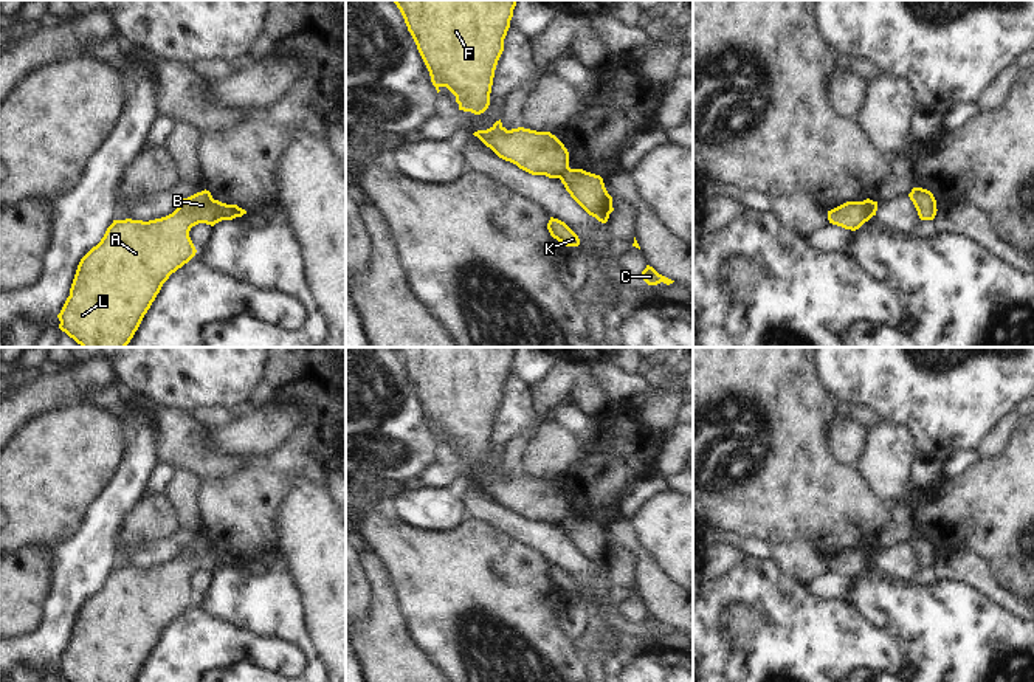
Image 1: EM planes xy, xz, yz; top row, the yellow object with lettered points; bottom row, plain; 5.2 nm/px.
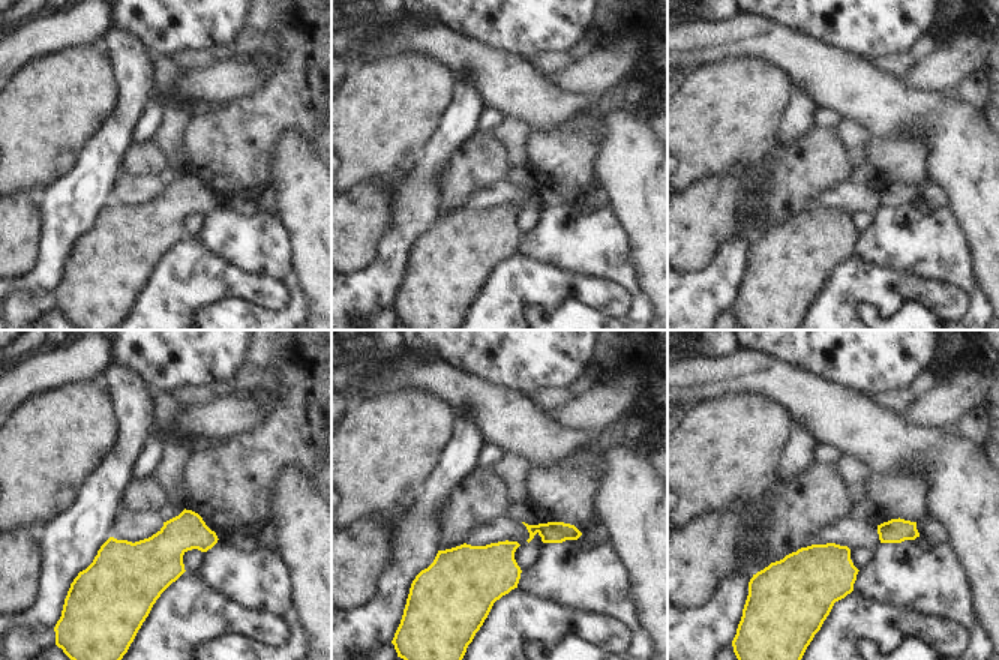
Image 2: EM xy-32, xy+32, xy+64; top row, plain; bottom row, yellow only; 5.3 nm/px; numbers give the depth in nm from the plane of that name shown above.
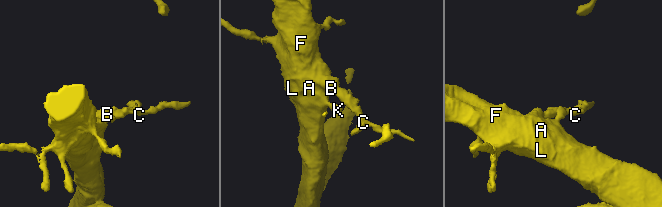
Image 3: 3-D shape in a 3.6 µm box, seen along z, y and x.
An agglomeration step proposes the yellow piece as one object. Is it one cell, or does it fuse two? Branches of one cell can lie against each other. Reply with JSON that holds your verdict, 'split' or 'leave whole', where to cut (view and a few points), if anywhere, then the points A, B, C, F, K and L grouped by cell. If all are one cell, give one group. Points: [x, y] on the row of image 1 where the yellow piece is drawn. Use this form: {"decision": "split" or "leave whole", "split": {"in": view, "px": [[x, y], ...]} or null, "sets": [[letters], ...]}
{"decision": "split", "split": {"in": "xy", "px": [[214, 200], [214, 210], [224, 219]]}, "sets": [["A", "B", "F", "K", "L"], ["C"]]}

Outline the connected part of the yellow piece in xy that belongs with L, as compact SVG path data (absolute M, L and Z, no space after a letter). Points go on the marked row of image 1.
M206 189L181 198L180 206L166 217L113 220L101 242L81 259L70 296L57 315L59 329L82 347L126 347L163 284L195 256L191 228L198 223L214 226L222 220Z

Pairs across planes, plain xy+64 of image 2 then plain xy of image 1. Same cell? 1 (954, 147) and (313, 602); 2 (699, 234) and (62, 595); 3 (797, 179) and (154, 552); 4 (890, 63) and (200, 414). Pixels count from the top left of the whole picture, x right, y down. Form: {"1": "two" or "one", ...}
{"1": "one", "2": "two", "3": "two", "4": "one"}

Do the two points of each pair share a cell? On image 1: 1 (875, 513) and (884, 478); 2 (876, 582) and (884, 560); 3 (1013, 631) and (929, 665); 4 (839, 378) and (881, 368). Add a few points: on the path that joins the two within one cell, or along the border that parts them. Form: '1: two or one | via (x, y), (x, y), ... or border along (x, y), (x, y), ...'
1: two | border along (858, 467), (867, 487), (884, 501)
2: two | border along (870, 566), (909, 583)
3: one | via (992, 634), (988, 634), (961, 661), (949, 662)
4: one | via (850, 368), (870, 368)

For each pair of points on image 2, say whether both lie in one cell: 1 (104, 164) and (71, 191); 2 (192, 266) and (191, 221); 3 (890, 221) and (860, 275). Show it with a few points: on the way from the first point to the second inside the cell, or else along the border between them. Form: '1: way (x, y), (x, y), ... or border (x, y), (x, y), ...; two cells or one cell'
1: way (96, 171), (78, 189); one cell
2: border (186, 234), (195, 237); two cells
3: border (854, 254), (869, 263), (902, 272); two cells

